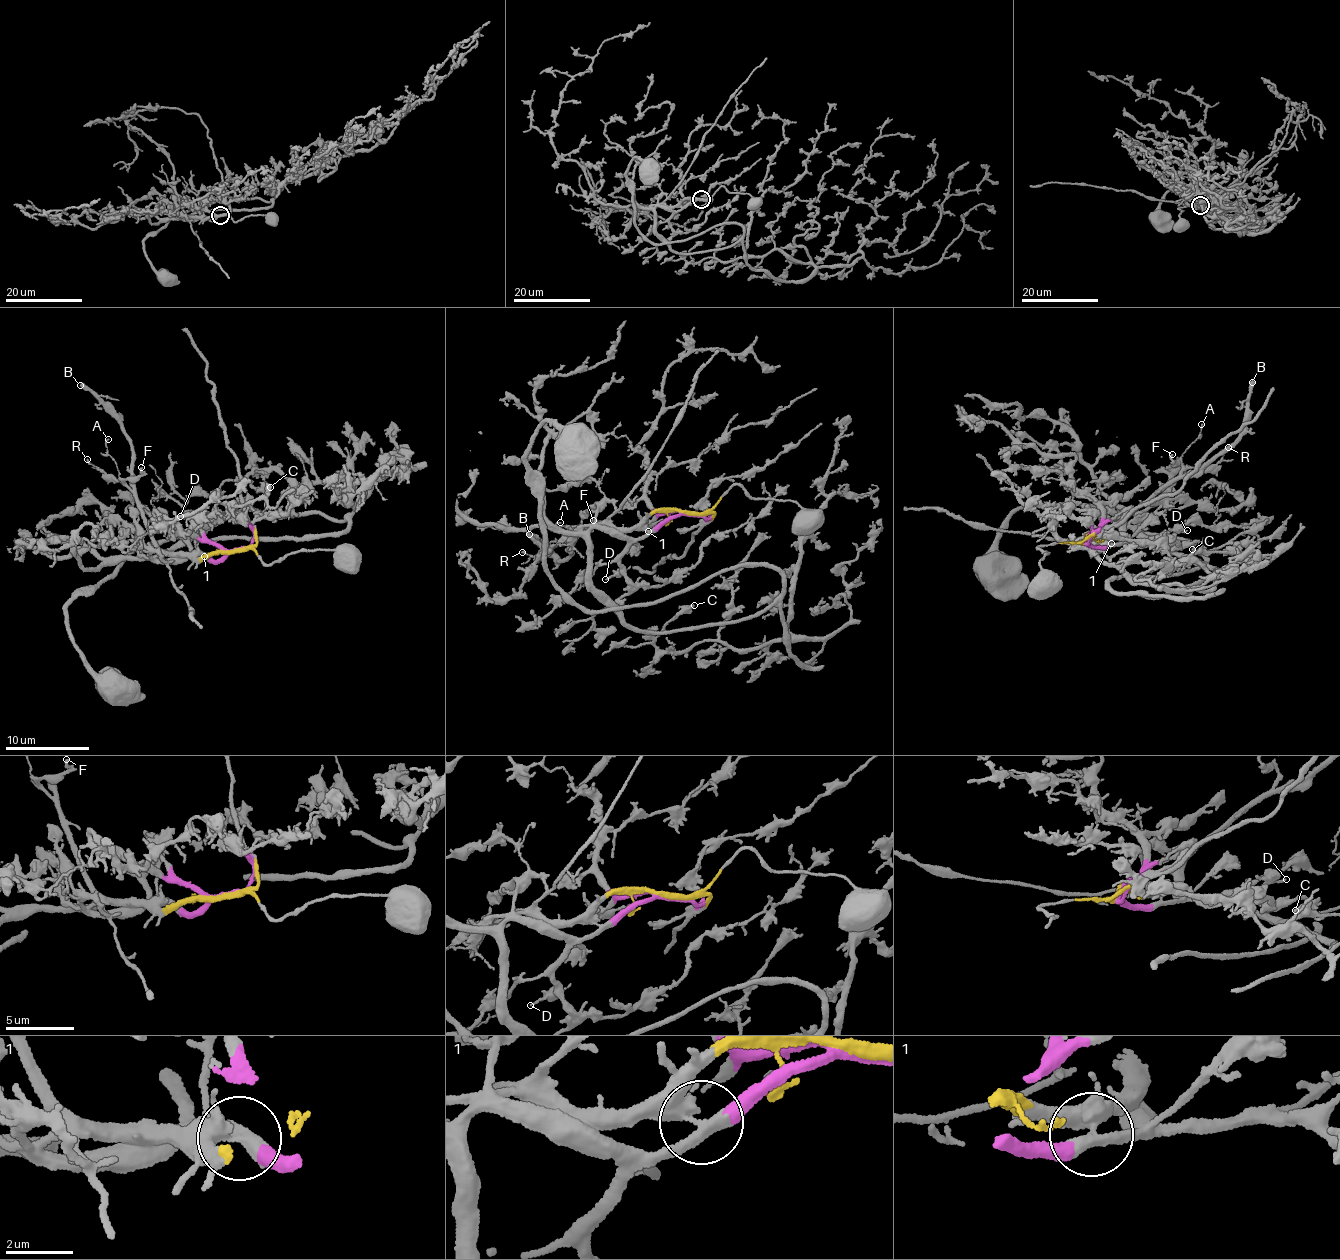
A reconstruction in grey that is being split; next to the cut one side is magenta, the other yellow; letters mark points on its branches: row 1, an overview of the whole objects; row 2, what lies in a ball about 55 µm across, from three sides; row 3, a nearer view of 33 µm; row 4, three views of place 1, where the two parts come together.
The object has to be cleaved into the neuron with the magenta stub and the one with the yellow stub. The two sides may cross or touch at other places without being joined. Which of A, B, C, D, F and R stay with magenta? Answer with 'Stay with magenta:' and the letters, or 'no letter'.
Stay with magenta: C, D

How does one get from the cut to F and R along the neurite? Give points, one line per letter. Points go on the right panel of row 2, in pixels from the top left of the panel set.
F: (1085, 540), (1089, 532), (1116, 537), (1135, 510), (1179, 474), (1181, 467), (1178, 461), (1174, 461), (1172, 454)
R: (1085, 540), (1089, 532), (1116, 537), (1135, 510), (1184, 468), (1214, 464), (1228, 446)

